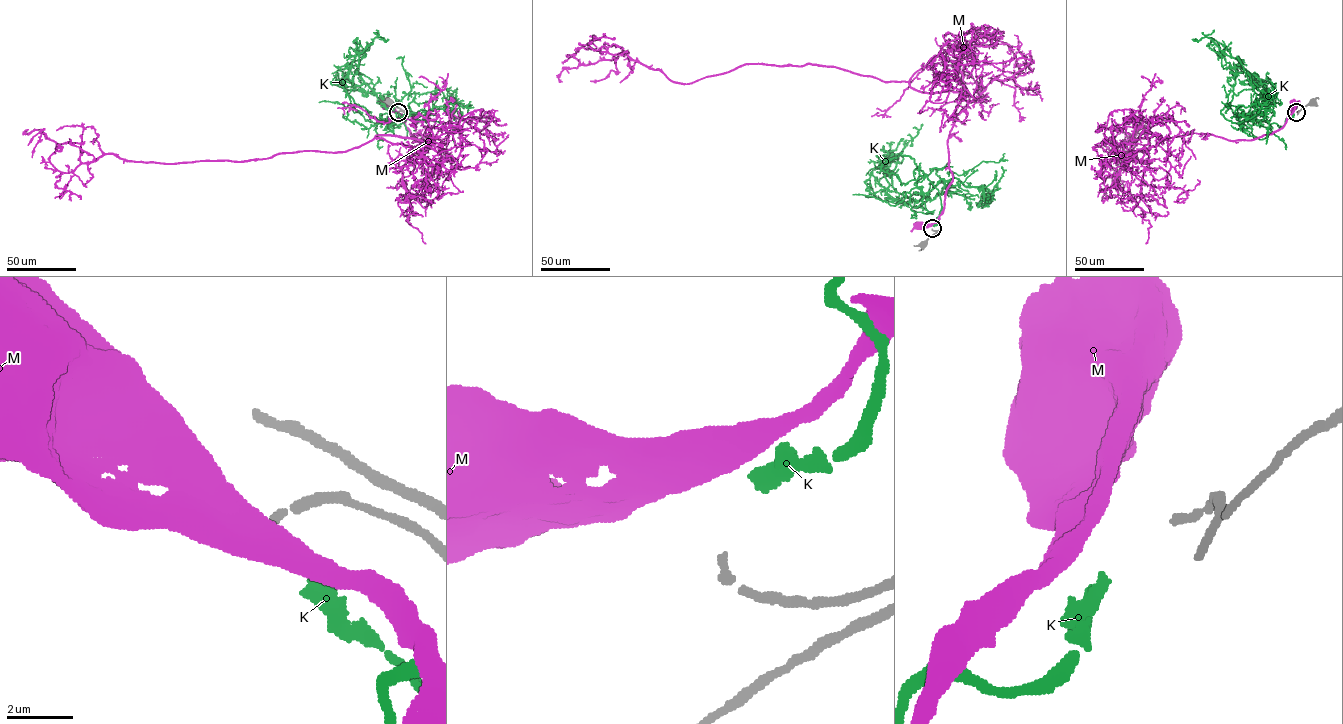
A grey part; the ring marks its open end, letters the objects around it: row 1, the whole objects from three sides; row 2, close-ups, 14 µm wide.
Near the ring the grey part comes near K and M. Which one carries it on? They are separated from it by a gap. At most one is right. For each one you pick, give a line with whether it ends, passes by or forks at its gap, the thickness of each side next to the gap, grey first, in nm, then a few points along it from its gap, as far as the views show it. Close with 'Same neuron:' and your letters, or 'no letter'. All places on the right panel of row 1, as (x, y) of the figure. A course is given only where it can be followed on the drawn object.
K: it ends; calibres 240 and 480 nm; course (1294, 114), (1267, 137), (1249, 136), (1243, 123), (1262, 120), (1270, 102), (1260, 81), (1209, 37), (1192, 39)
Same neuron: K

